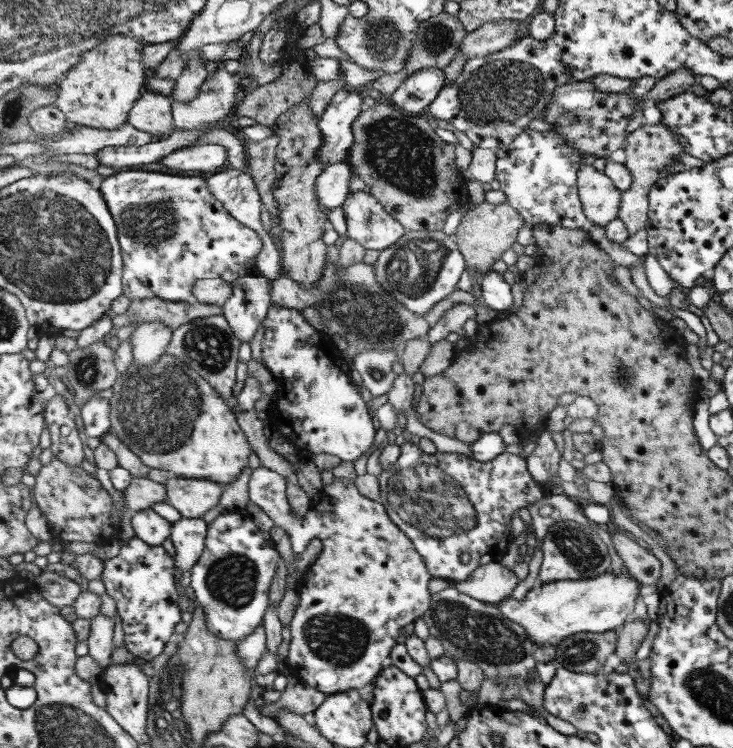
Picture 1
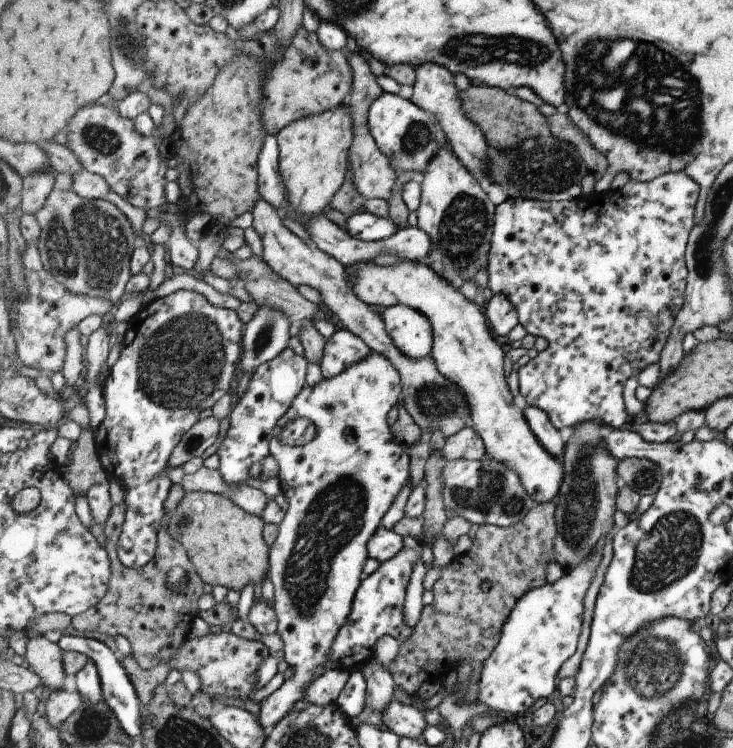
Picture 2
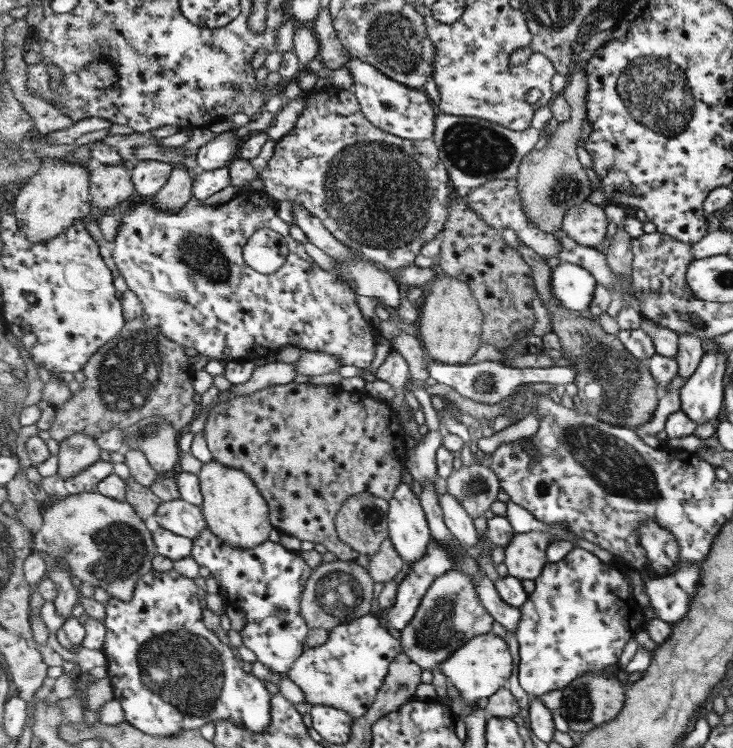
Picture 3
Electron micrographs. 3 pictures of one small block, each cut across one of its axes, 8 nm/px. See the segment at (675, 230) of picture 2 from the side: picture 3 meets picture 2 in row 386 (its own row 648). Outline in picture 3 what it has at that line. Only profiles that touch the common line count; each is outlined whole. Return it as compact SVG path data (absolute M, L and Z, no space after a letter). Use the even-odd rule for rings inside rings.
M575 544L573 550L569 550L569 554L563 558L561 562L552 563L548 562L546 568L543 569L541 576L535 578L534 590L529 594L527 602L520 608L523 613L523 620L519 623L517 632L514 632L516 642L518 643L518 675L517 681L521 689L523 689L529 696L541 696L541 694L547 694L551 690L563 690L567 686L571 685L571 682L575 682L577 678L583 678L583 674L599 674L609 668L609 666L618 665L619 658L627 646L627 642L637 636L641 630L646 630L649 621L643 613L642 607L639 602L633 597L633 589L629 580L615 568L611 563L605 563L603 560L599 560L592 553L580 548Z

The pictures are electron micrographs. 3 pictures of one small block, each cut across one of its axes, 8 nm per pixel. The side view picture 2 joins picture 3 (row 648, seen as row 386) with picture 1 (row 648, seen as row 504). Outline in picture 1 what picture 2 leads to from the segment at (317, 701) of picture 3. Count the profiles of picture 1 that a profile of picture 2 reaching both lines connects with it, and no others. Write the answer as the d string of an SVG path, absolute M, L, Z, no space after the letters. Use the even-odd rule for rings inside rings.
M260 466L252 472L251 478L250 500L274 521L275 526L293 535L296 552L302 551L305 540L310 537L315 536L322 542L322 551L300 579L301 602L289 625L292 638L287 662L298 670L307 685L328 695L371 685L384 670L391 652L399 644L397 638L405 634L406 626L414 623L419 616L423 617L433 604L430 591L433 575L423 555L390 517L385 505L363 496L355 482L334 478L330 485L324 487L320 502L305 518L301 518L291 508L285 476Z

